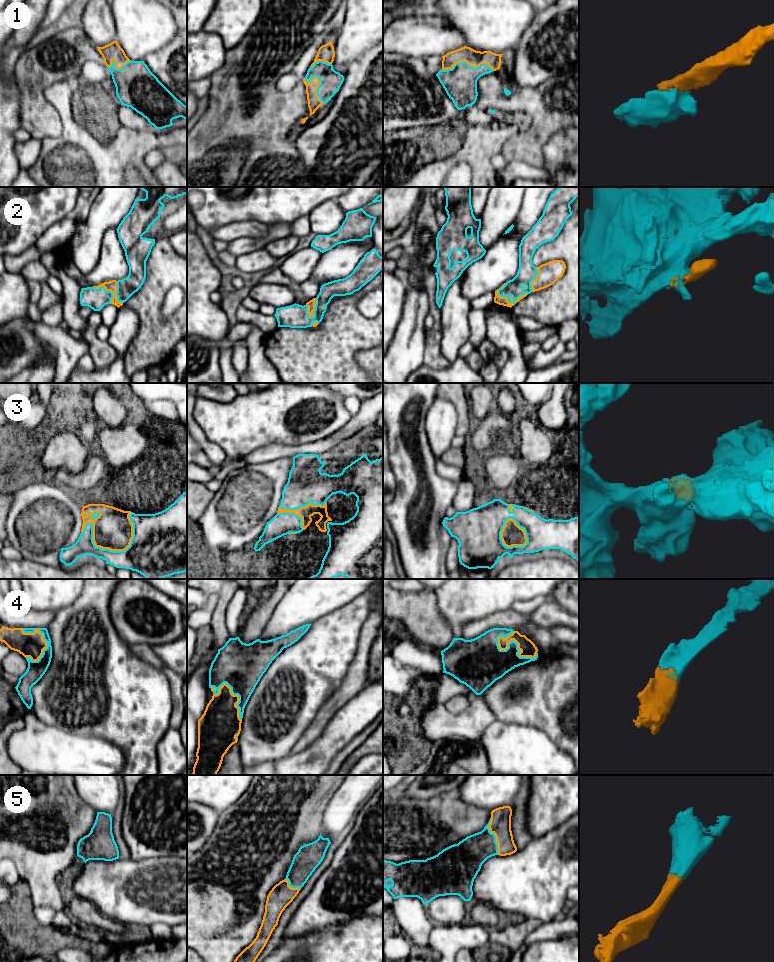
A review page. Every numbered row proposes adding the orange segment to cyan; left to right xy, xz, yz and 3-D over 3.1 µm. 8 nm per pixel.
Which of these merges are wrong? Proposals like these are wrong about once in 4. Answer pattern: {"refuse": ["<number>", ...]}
{"refuse": []}

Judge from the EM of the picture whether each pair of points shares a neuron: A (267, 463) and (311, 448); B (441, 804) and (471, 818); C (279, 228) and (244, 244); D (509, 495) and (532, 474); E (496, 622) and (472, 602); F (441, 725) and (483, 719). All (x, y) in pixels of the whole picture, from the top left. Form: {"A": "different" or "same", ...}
{"A": "same", "B": "same", "C": "same", "D": "same", "E": "different", "F": "same"}

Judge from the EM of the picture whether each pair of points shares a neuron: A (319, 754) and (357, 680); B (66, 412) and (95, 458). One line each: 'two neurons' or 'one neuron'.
A: two neurons
B: two neurons

